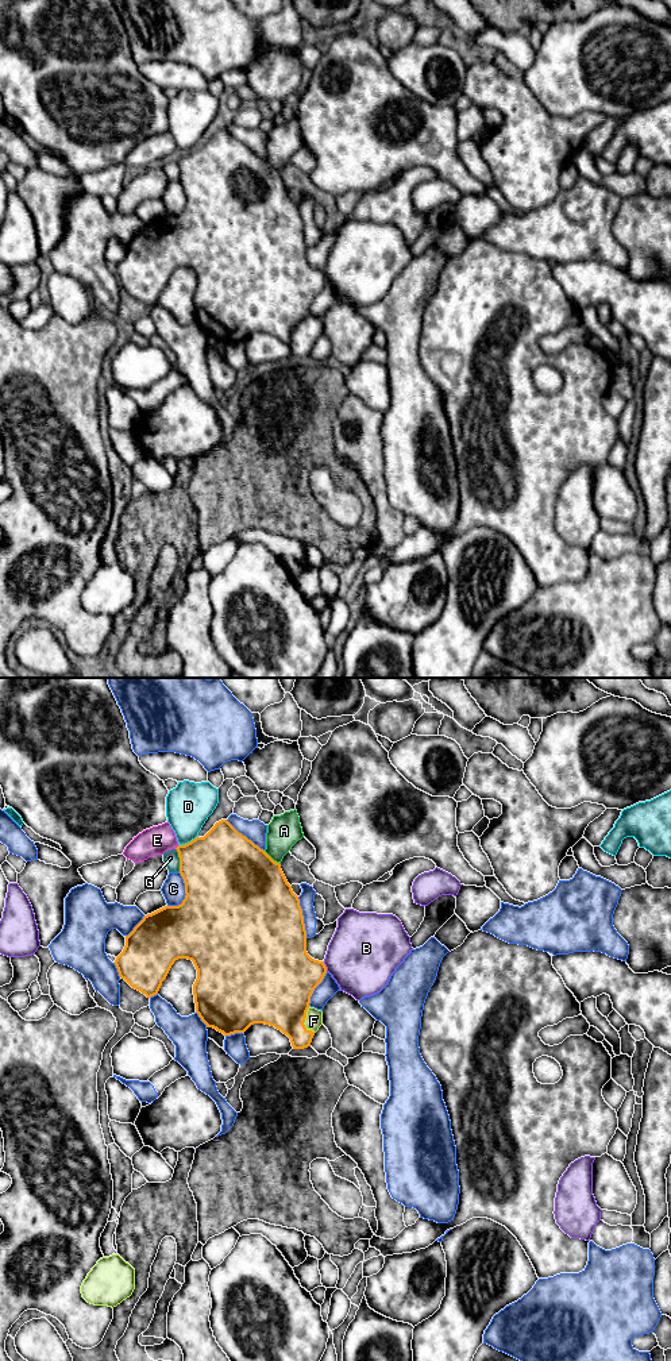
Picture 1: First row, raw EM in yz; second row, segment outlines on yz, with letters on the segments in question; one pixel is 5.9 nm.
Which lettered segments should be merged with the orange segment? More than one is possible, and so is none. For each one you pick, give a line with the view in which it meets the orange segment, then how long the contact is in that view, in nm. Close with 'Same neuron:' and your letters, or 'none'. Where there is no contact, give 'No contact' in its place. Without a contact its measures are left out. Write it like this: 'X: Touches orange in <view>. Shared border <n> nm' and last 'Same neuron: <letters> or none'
F: Touches orange in yz. Shared border 170 nm
Same neuron: F

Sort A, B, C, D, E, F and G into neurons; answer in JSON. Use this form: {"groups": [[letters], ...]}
{"groups": [["A"], ["B"], ["C"], ["D"], ["E"], ["F"], ["G"]]}

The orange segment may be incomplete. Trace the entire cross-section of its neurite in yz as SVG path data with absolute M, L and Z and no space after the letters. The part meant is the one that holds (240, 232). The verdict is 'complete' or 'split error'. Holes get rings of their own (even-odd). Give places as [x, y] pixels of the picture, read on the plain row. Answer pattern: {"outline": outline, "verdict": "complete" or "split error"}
{"outline": "M227 128L216 131L204 146L196 146L185 154L178 154L176 158L180 166L180 182L185 192L185 208L178 215L165 215L151 223L144 224L143 228L134 236L134 239L126 244L126 255L115 269L119 285L124 288L132 297L140 300L147 306L151 306L158 302L162 290L166 288L176 269L192 269L197 278L197 288L193 293L196 321L207 333L207 336L213 336L224 344L231 344L235 342L244 342L254 332L265 332L274 335L286 343L290 347L293 358L304 358L311 355L315 342L323 333L323 320L309 315L311 305L315 297L323 290L327 282L327 275L324 270L312 267L306 261L306 239L300 208L293 201L292 194L288 192L281 178L281 173L274 170L263 158L239 142Z", "verdict": "split error"}

